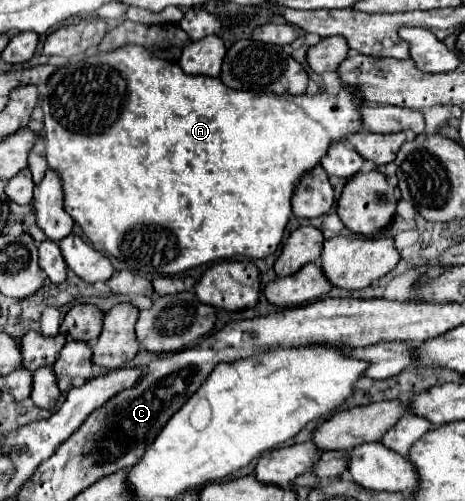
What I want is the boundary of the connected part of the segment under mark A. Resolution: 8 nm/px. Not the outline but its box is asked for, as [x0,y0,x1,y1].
[41,45,361,275]

